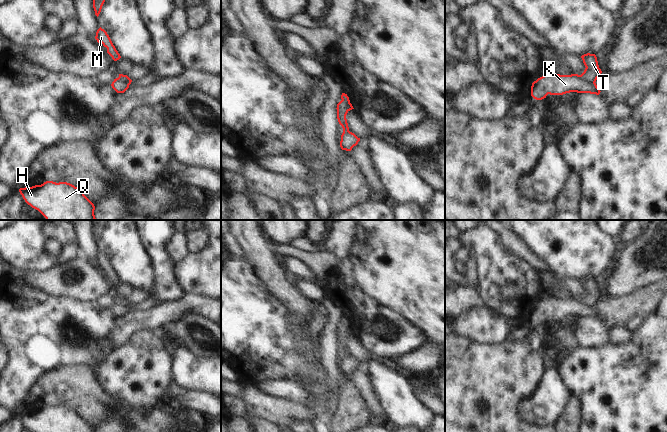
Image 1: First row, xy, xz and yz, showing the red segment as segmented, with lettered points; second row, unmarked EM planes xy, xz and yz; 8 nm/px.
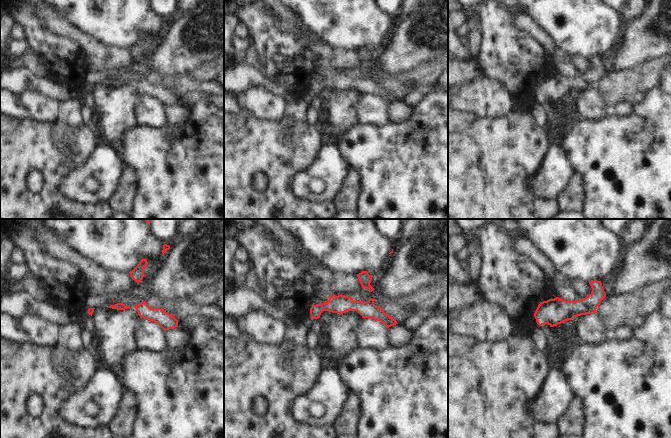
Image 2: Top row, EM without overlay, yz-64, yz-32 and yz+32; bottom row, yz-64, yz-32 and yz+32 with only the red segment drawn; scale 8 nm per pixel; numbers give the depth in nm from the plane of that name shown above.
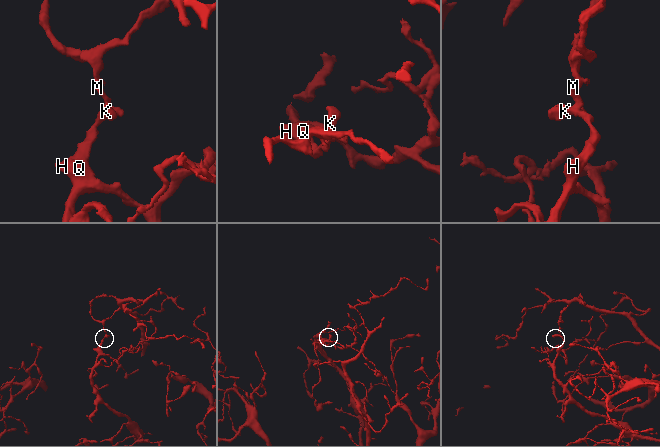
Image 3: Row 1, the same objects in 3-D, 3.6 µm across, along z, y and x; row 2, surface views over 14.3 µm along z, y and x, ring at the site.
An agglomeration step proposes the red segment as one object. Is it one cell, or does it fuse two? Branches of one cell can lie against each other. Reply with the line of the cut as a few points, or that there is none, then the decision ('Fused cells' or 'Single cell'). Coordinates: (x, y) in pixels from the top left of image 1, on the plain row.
Split along yz (580, 299), (585, 304), (594, 307). Fused cells

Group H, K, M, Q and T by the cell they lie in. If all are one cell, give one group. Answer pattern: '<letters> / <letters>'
H K Q / M T

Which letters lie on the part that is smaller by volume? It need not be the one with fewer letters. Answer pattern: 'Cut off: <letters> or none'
Cut off: M, T

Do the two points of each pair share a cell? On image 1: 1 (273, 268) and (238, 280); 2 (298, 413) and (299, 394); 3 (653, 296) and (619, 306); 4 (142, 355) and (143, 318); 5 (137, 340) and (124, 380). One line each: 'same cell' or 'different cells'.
1: different cells
2: different cells
3: same cell
4: different cells
5: different cells

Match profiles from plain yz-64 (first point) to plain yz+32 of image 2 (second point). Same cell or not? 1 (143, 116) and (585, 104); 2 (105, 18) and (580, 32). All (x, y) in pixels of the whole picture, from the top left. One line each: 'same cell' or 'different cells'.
1: same cell
2: same cell

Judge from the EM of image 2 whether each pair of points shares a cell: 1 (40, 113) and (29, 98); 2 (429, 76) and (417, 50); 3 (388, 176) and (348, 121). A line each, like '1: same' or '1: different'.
1: same
2: different
3: different

